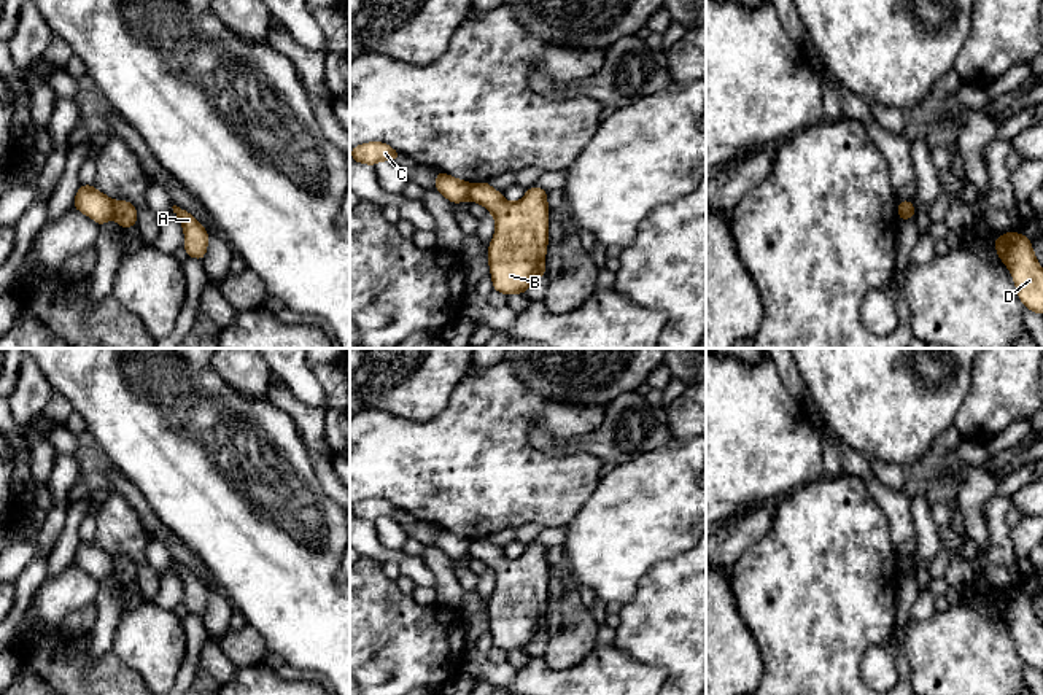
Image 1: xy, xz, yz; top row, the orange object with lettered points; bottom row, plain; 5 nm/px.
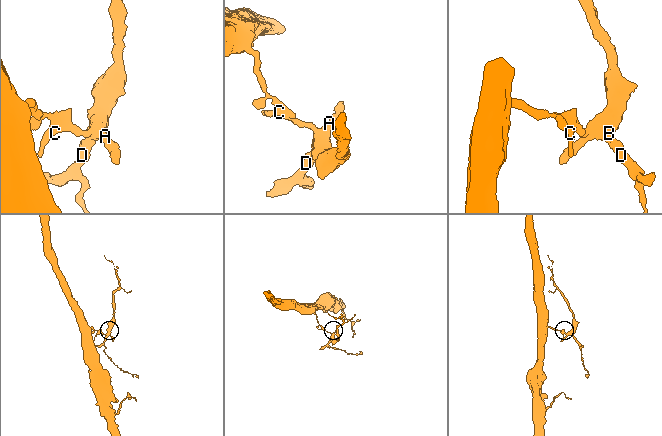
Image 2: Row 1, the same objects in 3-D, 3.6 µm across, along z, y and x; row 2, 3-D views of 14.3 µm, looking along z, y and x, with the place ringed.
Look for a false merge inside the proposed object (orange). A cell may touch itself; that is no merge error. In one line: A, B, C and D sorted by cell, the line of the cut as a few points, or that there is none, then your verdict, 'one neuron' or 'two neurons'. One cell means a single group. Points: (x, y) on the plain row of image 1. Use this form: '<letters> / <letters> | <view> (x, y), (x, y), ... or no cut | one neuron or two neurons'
A B D / C | xy (115, 557), (112, 574) | two neurons

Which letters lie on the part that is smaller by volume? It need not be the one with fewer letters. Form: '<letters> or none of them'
A, B, D

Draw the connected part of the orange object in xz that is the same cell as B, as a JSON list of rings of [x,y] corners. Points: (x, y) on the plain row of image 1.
[[[482,538],[471,542],[469,557],[488,565],[496,577],[488,603],[493,646],[507,652],[523,650],[547,628],[547,547],[533,542],[522,557],[506,558],[502,549]]]

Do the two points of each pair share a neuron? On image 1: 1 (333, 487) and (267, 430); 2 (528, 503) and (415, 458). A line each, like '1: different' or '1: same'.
1: different
2: same

